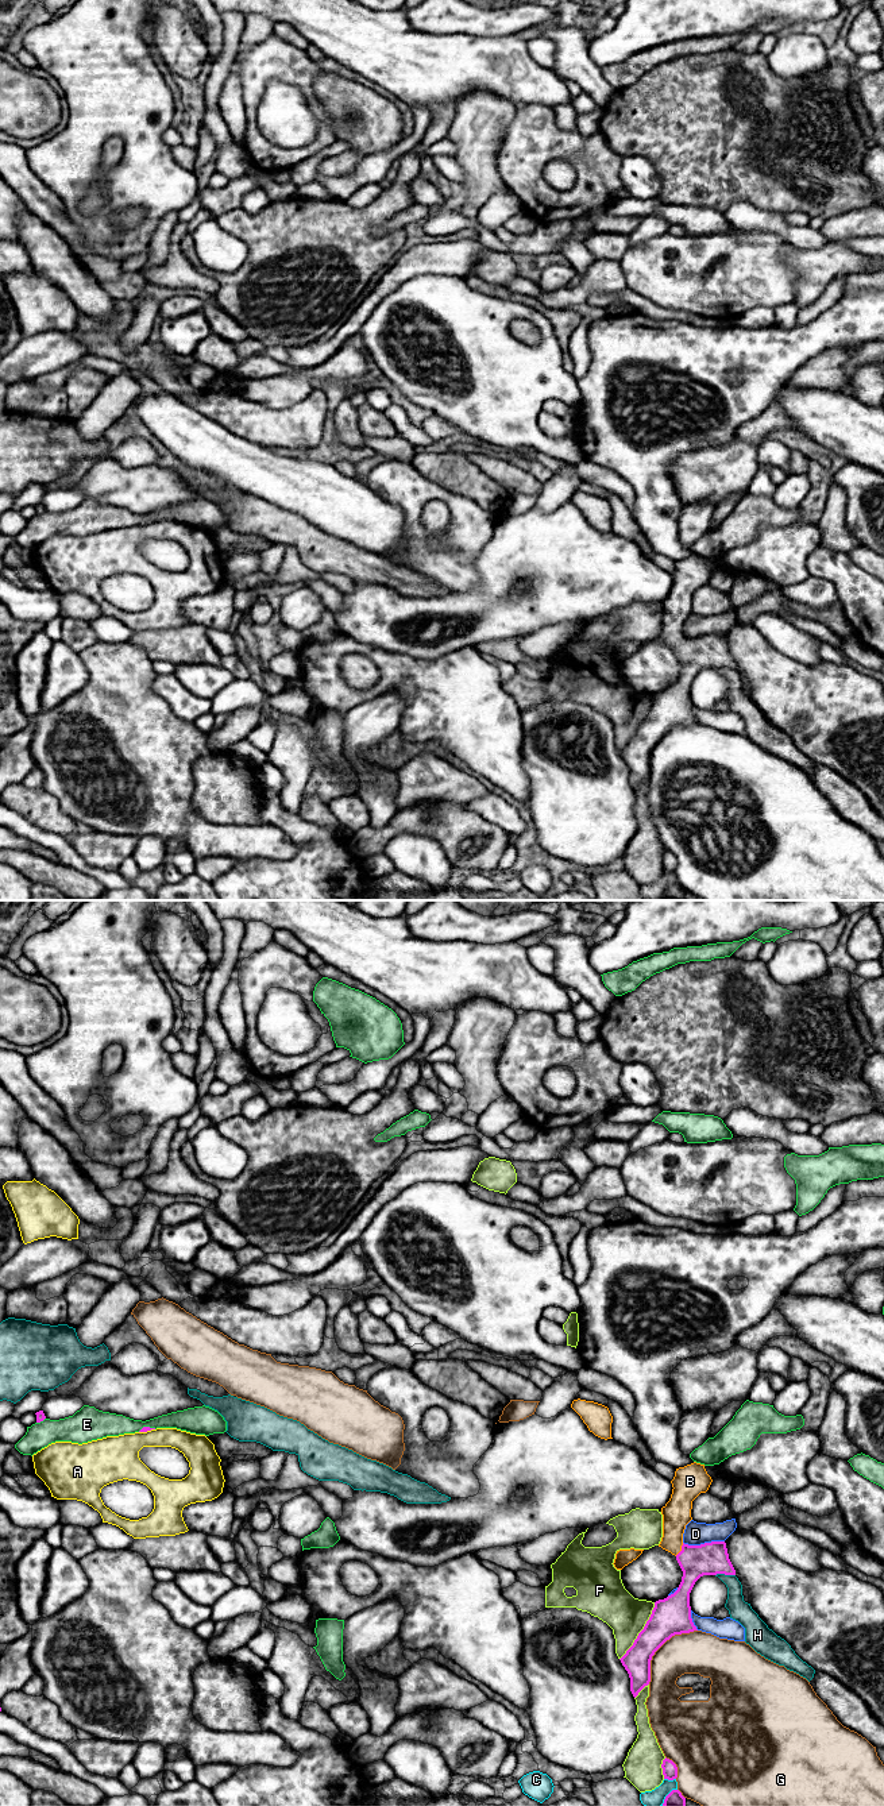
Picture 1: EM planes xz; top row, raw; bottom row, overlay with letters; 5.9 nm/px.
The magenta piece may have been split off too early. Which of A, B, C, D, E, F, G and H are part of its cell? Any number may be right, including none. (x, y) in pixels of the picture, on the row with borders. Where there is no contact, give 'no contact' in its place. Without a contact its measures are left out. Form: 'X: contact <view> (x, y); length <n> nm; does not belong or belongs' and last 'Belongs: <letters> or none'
A: contact xz (146, 1431); length 100 nm; does not belong
B: contact xz (682, 1550); length 90 nm; belongs
C: contact xz (670, 1779); length 70 nm; does not belong
D: contact xz (705, 1543); length 240 nm; does not belong
E: contact xz (146, 1427); length 110 nm; does not belong
F: contact xz (641, 1631); length 400 nm; does not belong
G: contact xz (660, 1646); length 440 nm; does not belong
H: contact xz (725, 1574); length 120 nm; does not belong
Belongs: B

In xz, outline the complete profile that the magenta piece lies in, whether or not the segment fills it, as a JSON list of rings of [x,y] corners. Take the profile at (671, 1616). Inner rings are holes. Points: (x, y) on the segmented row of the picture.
[[[696,1462],[676,1469],[671,1481],[671,1498],[661,1508],[663,1537],[659,1547],[676,1556],[683,1577],[673,1594],[655,1602],[644,1629],[619,1659],[629,1674],[634,1698],[651,1682],[651,1660],[655,1652],[672,1636],[698,1631],[690,1606],[690,1593],[695,1582],[703,1575],[736,1575],[725,1541],[700,1545],[683,1543],[686,1525],[692,1520],[692,1501],[706,1493],[711,1482],[705,1465]]]

